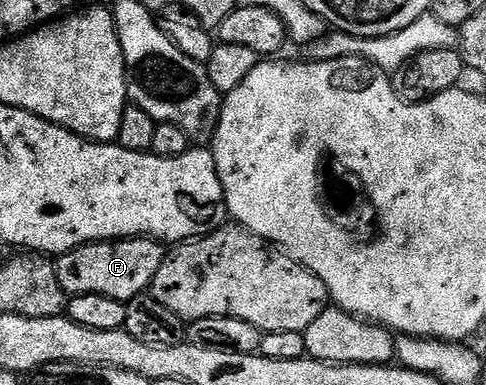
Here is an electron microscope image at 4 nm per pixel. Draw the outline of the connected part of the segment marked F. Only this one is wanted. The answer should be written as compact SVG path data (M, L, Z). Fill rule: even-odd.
M133 237L121 241L94 241L68 253L58 254L55 261L57 279L69 295L105 295L124 303L142 297L150 290L161 267L165 249L150 237Z

